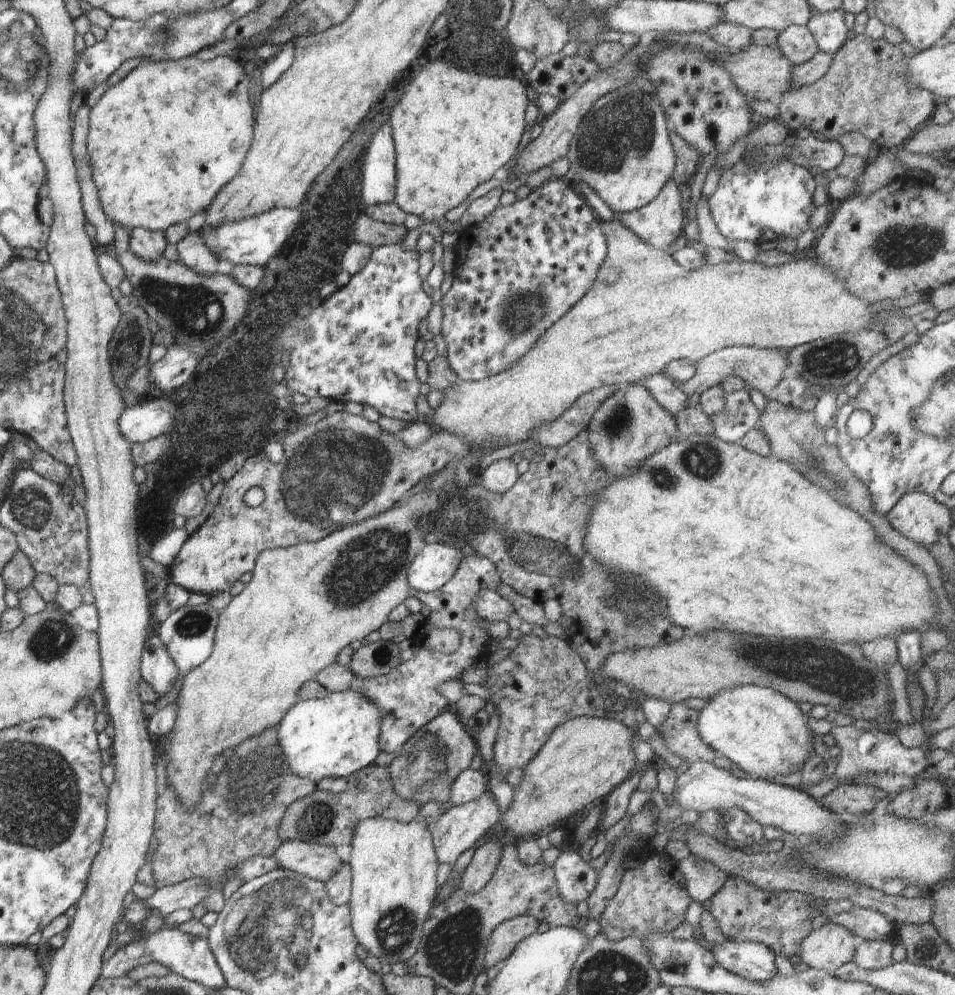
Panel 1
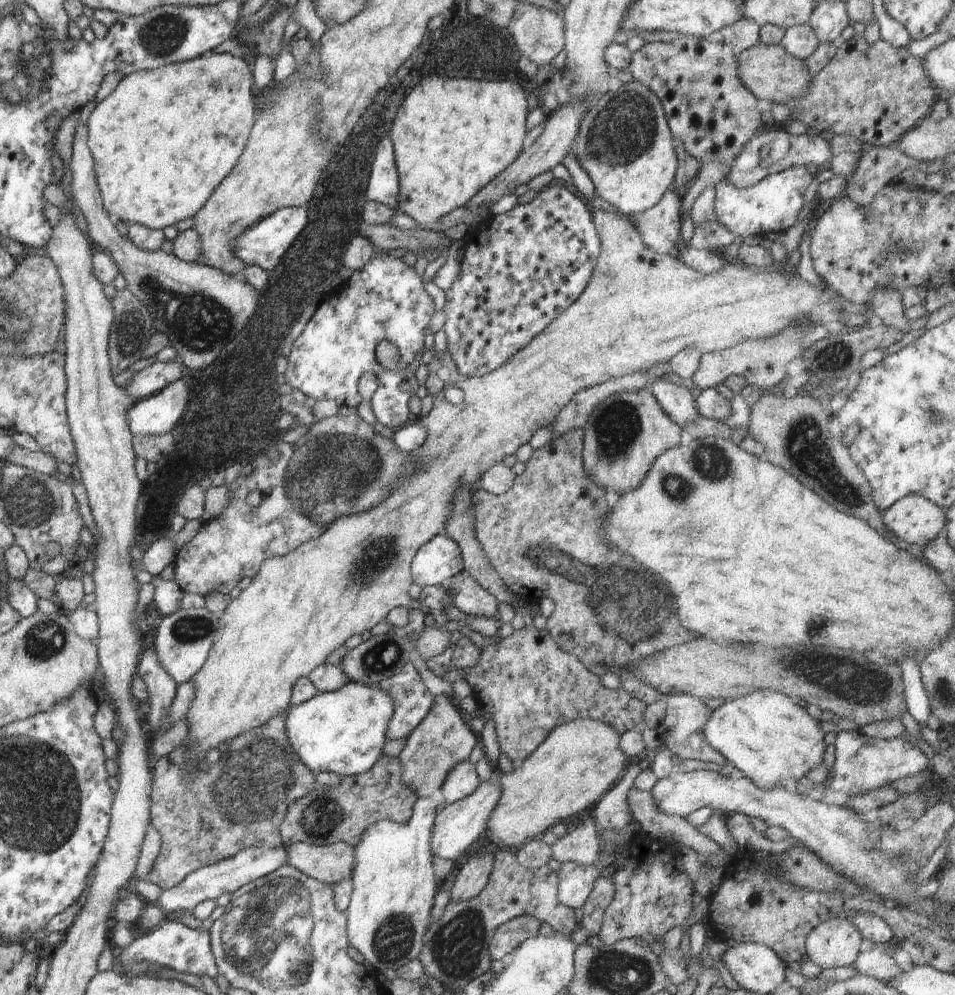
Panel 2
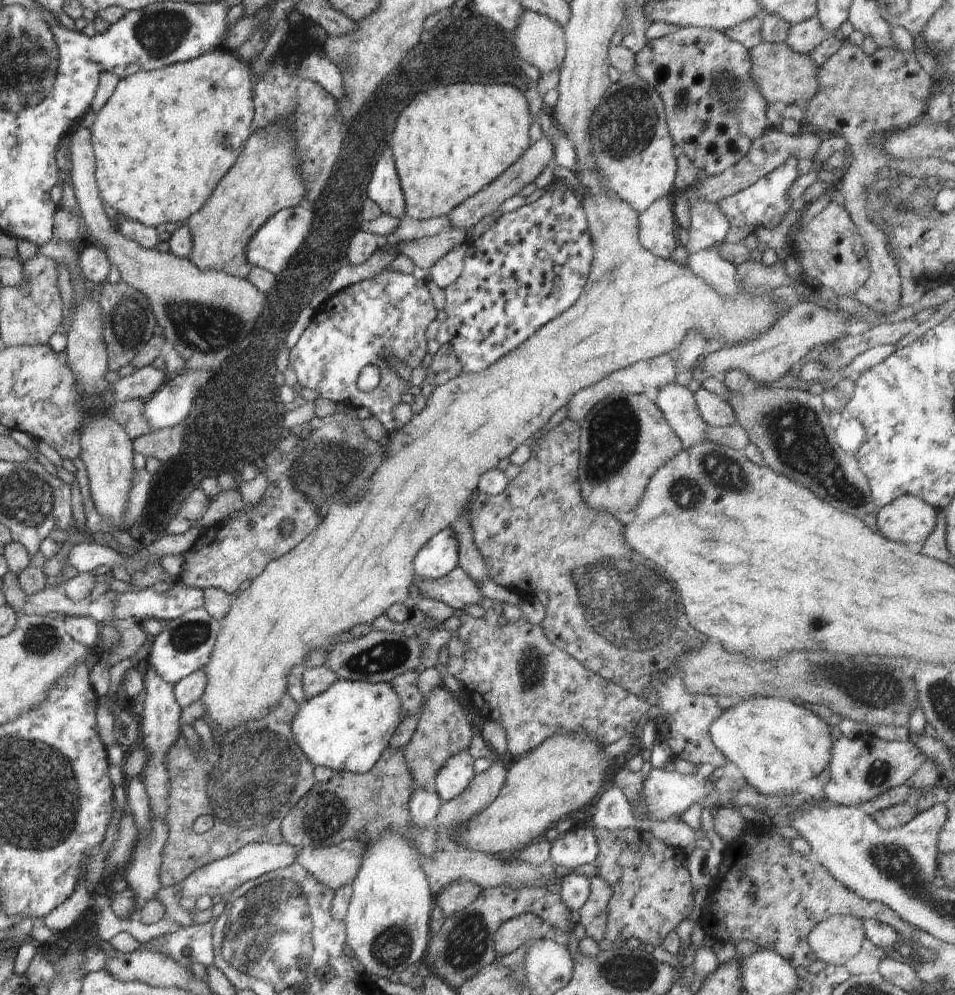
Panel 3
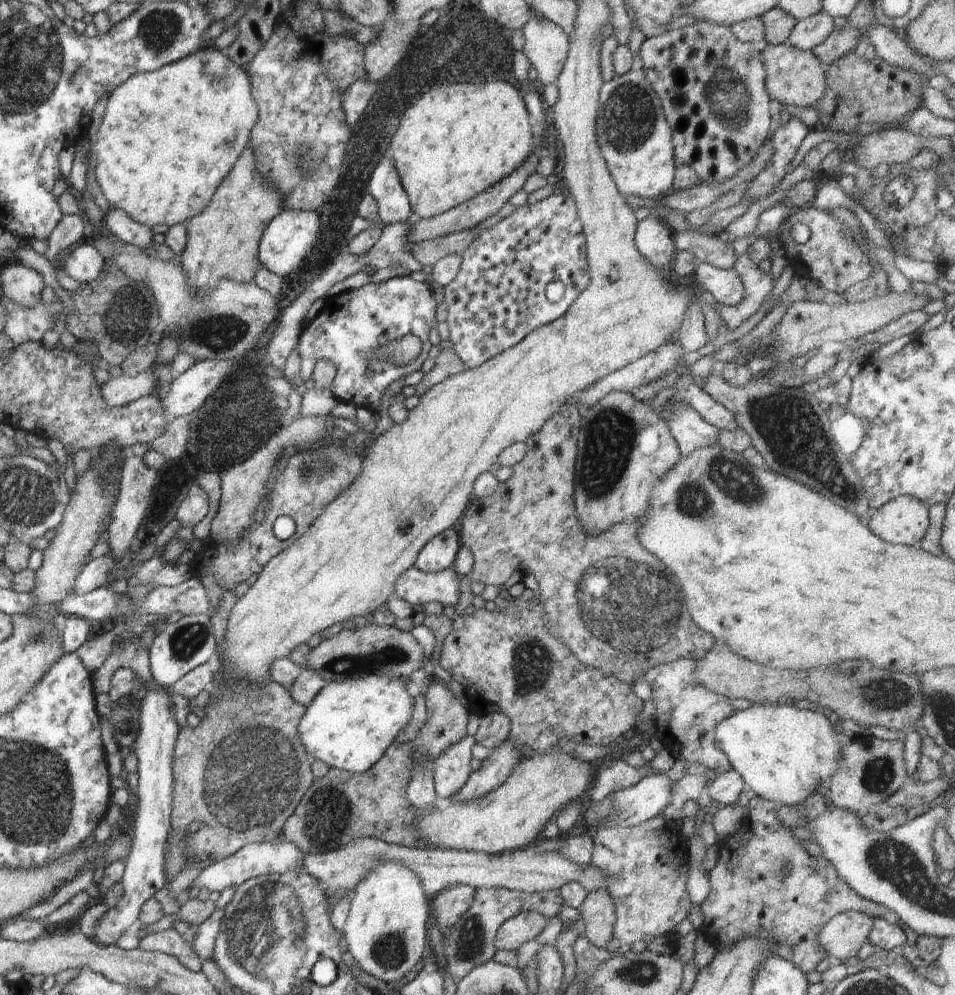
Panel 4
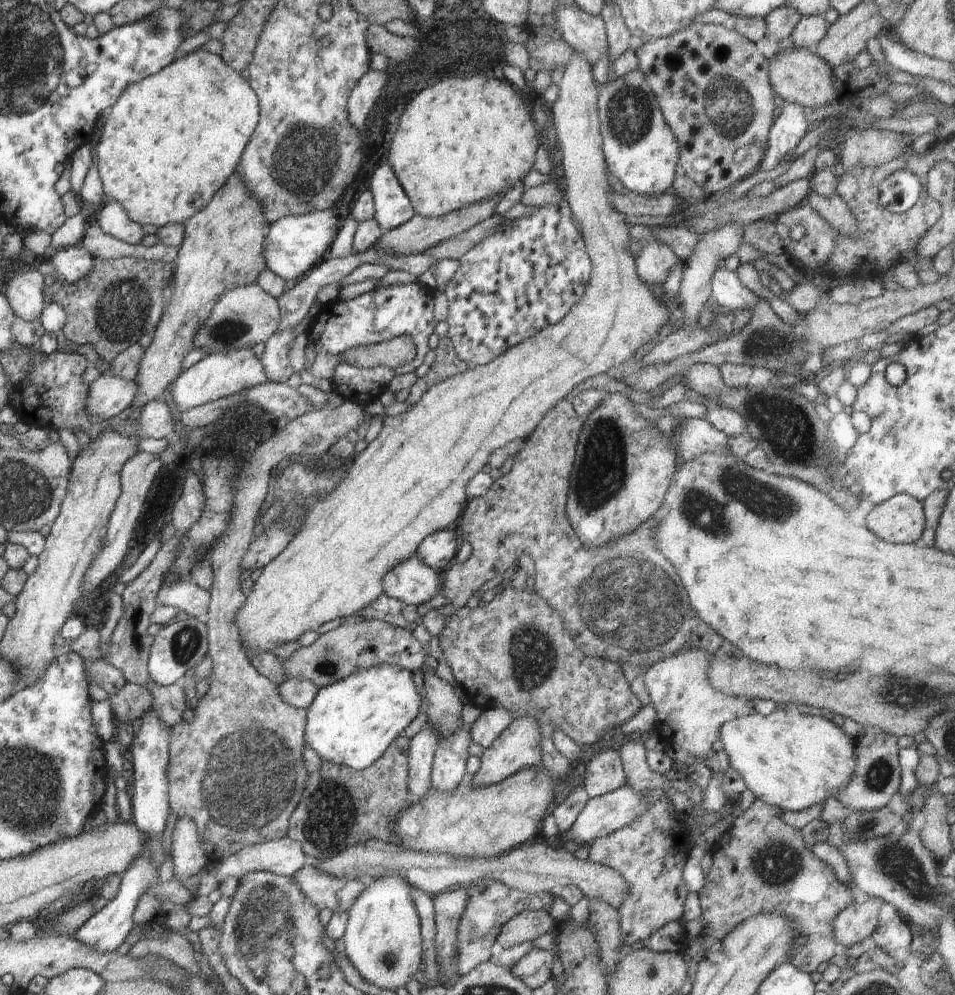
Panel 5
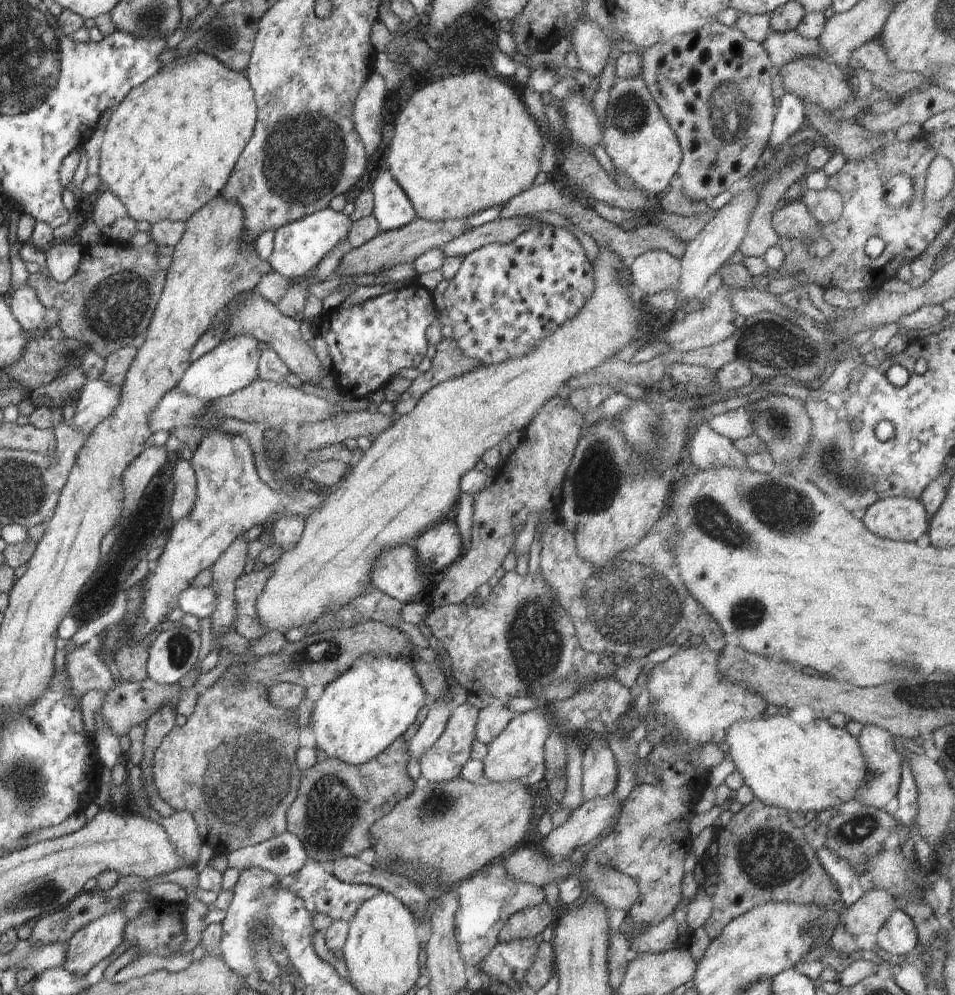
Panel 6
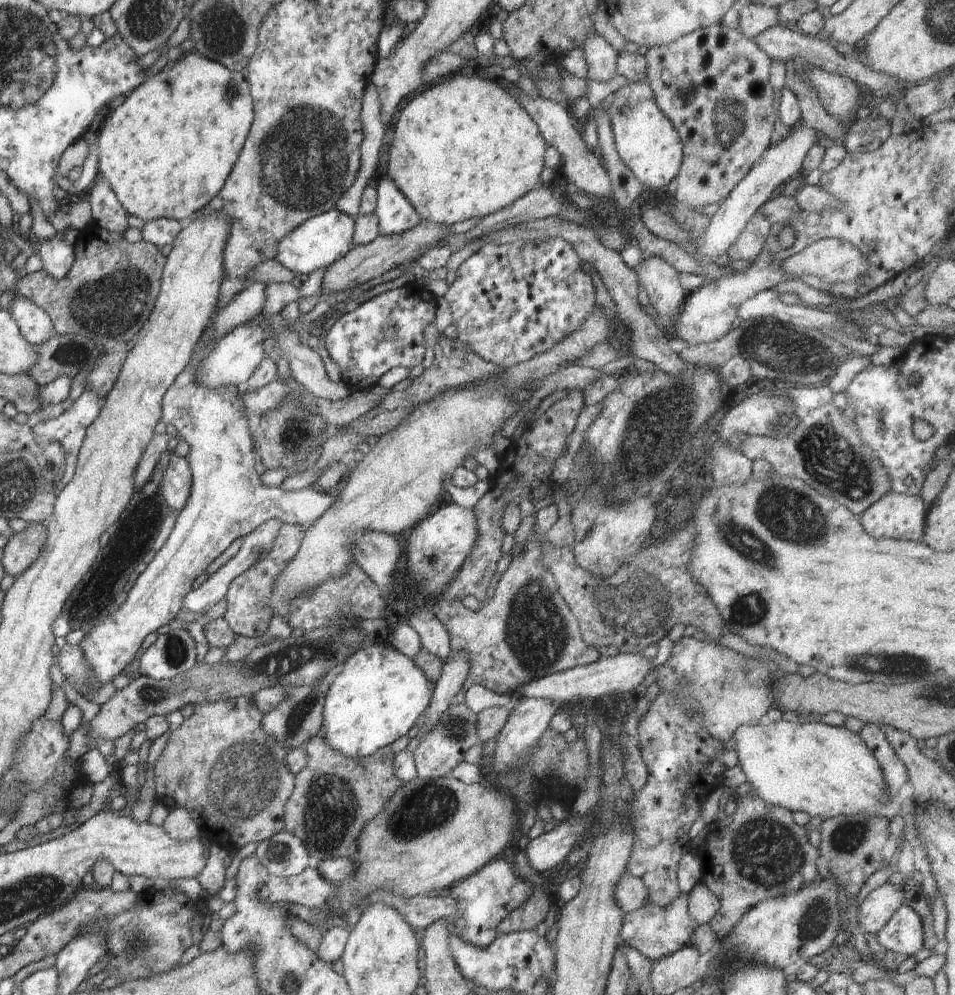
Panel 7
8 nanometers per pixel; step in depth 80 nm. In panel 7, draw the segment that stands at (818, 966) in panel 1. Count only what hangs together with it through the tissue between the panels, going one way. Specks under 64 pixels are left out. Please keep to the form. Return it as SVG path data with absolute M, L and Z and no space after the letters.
M887 882L877 887L866 896L860 911L857 914L858 924L862 924L864 932L875 936L877 932L890 920L890 917L903 905L905 890Z

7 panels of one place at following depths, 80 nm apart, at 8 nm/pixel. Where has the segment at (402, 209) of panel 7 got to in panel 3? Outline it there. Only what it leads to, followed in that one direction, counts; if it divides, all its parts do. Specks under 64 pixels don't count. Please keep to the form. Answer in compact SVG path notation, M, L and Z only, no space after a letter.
M390 146L380 156L367 187L367 198L381 208L384 215L402 218L405 214L405 198L399 183L397 168Z

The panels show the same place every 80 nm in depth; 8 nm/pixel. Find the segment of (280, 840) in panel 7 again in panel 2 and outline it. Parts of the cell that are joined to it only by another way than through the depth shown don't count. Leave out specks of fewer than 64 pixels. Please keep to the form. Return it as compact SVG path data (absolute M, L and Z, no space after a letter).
M282 844L277 847L248 847L242 849L230 858L225 858L188 873L178 886L164 889L156 902L163 908L167 916L174 911L184 912L189 910L192 913L198 903L206 899L214 900L222 894L232 894L245 884L278 870L282 865L286 865L287 850L285 848L286 846Z

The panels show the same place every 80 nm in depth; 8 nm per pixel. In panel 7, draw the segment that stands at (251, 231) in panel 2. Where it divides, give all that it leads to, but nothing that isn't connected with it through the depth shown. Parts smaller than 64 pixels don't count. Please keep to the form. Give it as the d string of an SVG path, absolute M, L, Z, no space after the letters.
M334 208L309 218L292 232L289 232L278 245L274 260L282 268L306 277L310 272L322 267L326 269L343 256L346 256L348 251L354 246L354 231L355 219Z

